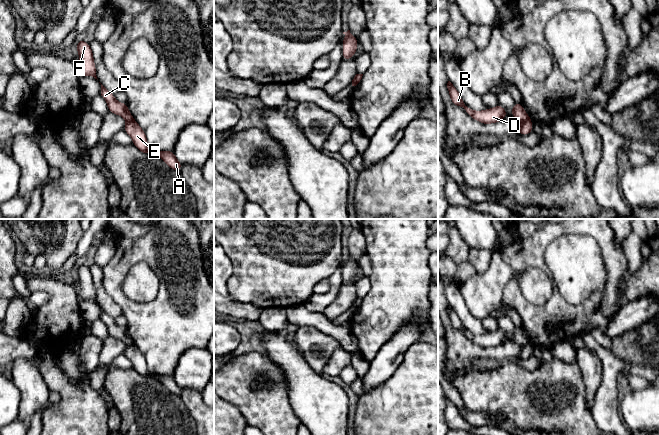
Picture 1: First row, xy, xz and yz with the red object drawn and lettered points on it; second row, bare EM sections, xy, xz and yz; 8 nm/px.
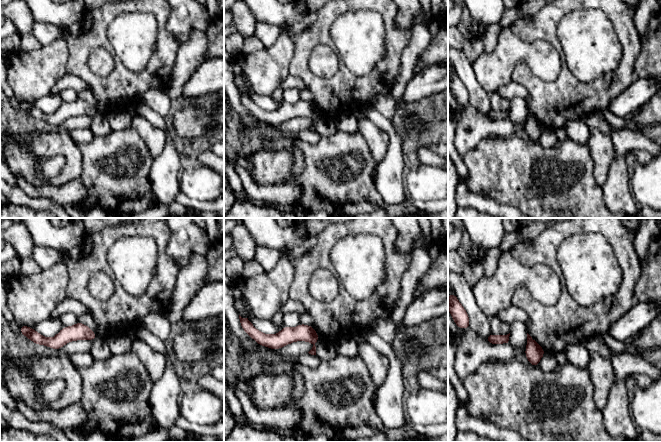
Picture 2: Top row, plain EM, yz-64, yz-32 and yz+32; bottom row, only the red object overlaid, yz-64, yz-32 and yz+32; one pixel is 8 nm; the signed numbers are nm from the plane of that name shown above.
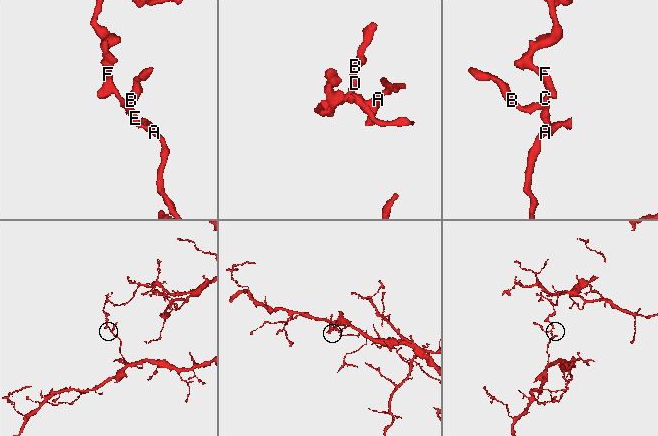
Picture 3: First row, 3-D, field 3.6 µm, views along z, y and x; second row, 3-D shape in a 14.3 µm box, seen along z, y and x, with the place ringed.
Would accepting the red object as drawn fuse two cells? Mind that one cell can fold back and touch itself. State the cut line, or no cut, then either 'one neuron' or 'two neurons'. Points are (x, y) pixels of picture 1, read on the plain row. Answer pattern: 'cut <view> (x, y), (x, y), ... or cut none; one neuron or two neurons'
cut yz (529, 342), (521, 345); two neurons

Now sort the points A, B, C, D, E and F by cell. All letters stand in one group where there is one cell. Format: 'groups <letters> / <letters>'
groups A E / B C D F

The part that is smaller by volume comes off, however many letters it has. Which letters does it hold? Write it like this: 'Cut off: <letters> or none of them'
Cut off: B, C, D, F

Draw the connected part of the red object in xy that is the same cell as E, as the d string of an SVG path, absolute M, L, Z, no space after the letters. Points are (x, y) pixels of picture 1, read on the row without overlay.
M134 343L127 345L123 354L131 360L133 368L142 375L144 379L156 377L171 393L181 394L182 388L176 383L174 375L152 375L148 371L147 361Z

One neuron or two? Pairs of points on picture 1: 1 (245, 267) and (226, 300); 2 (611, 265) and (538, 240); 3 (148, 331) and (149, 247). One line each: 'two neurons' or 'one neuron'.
1: two neurons
2: one neuron
3: one neuron

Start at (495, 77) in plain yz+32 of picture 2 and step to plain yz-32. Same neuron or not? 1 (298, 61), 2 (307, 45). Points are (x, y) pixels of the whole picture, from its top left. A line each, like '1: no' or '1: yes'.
1: no
2: no

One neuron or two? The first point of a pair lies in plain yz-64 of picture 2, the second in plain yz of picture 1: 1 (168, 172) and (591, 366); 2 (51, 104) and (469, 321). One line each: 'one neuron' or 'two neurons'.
1: two neurons
2: one neuron

